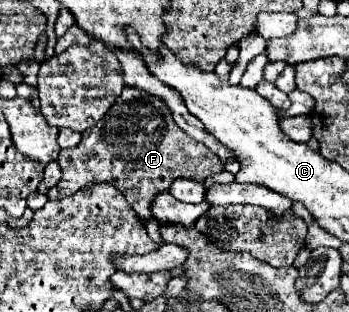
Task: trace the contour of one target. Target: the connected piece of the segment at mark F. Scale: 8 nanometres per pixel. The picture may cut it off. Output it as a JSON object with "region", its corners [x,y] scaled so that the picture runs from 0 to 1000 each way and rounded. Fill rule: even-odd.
{"region":[[[358,279],[341,324],[307,356],[307,375],[249,413],[221,471],[175,478],[163,516],[181,567],[135,619],[146,644],[186,638],[249,587],[307,580],[358,619],[404,715],[438,696],[433,651],[456,619],[490,599],[490,580],[536,567],[582,587],[593,567],[639,548],[639,516],[582,458],[536,439],[536,426],[501,401],[461,317],[387,279]]]}

